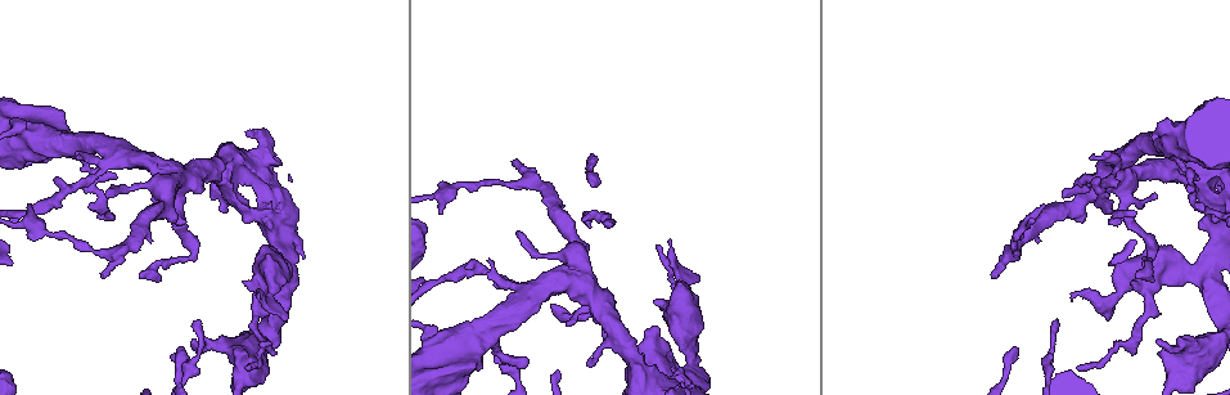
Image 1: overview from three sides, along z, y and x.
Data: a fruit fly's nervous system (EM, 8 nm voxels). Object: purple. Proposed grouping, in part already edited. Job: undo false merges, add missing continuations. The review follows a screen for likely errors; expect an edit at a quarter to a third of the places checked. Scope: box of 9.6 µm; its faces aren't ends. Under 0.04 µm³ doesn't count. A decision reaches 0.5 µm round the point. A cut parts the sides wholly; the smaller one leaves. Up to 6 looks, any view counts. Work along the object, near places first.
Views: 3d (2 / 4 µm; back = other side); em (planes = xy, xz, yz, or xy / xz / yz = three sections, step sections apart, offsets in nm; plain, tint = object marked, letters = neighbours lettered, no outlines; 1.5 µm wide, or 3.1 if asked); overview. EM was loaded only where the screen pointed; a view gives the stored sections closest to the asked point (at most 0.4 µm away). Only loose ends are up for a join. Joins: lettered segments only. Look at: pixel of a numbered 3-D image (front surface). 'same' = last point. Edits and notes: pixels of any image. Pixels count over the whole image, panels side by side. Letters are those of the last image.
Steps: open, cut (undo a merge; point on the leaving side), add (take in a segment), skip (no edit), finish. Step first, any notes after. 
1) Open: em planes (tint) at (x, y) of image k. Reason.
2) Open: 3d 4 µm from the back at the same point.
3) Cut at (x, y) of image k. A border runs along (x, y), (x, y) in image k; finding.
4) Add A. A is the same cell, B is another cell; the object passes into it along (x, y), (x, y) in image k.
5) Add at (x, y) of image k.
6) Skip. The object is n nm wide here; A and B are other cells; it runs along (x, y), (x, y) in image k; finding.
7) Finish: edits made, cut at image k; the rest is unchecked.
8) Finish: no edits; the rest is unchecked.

Open: em planes (letters) at (1137, 277) of image 1. Tapers out.

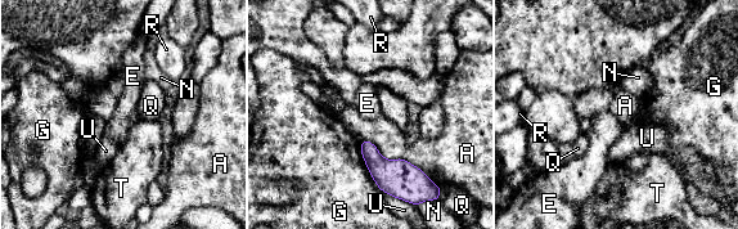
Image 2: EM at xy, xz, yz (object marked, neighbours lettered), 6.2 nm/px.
Skip. A, E, G, N, Q, R, T and U are other cells; a border runs along (359, 142), (405, 158), (440, 189) in image 2; none of them fits.

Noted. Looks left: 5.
Open: 3d 2 µm at (656, 302) of image 1. Free end.

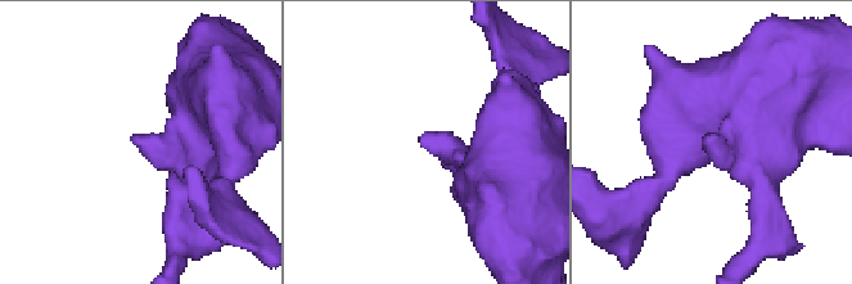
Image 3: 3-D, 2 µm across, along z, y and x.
Open: em xy step 8 (letters) at (137, 135) of image 3. Now the EM.

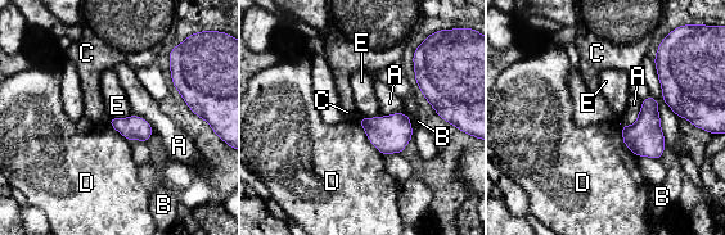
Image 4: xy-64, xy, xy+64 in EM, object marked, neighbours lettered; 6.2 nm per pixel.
Skip. A, B, C, D and E are other cells; a border runs along (133, 114), (109, 118) in image 4; no lettered segment goes on from it.

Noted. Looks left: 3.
Open: em planes (tint) at (1158, 342) of image 1. An open end.

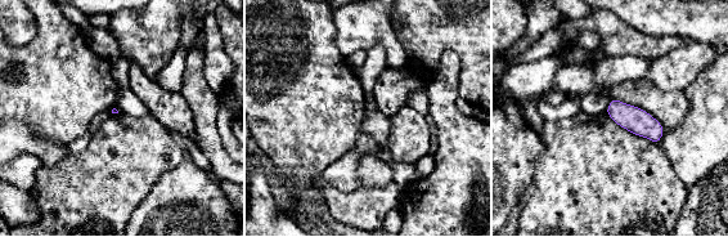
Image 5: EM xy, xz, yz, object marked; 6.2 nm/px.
Open: em planes (letters) at the same point. See the neighbours.

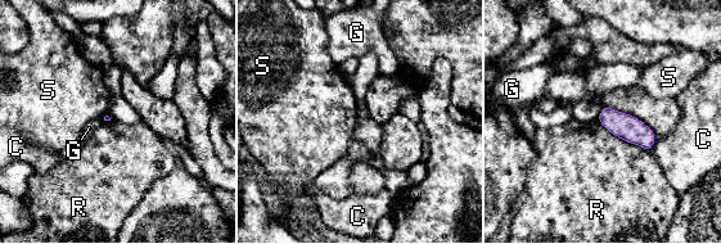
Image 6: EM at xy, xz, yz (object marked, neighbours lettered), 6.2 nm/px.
Skip. The longest contact is with R, 380 nm; C, G, R and S are other cells; no lettered segment goes on from it.

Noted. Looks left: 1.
Finish: no edits; the rest is unchecked.

